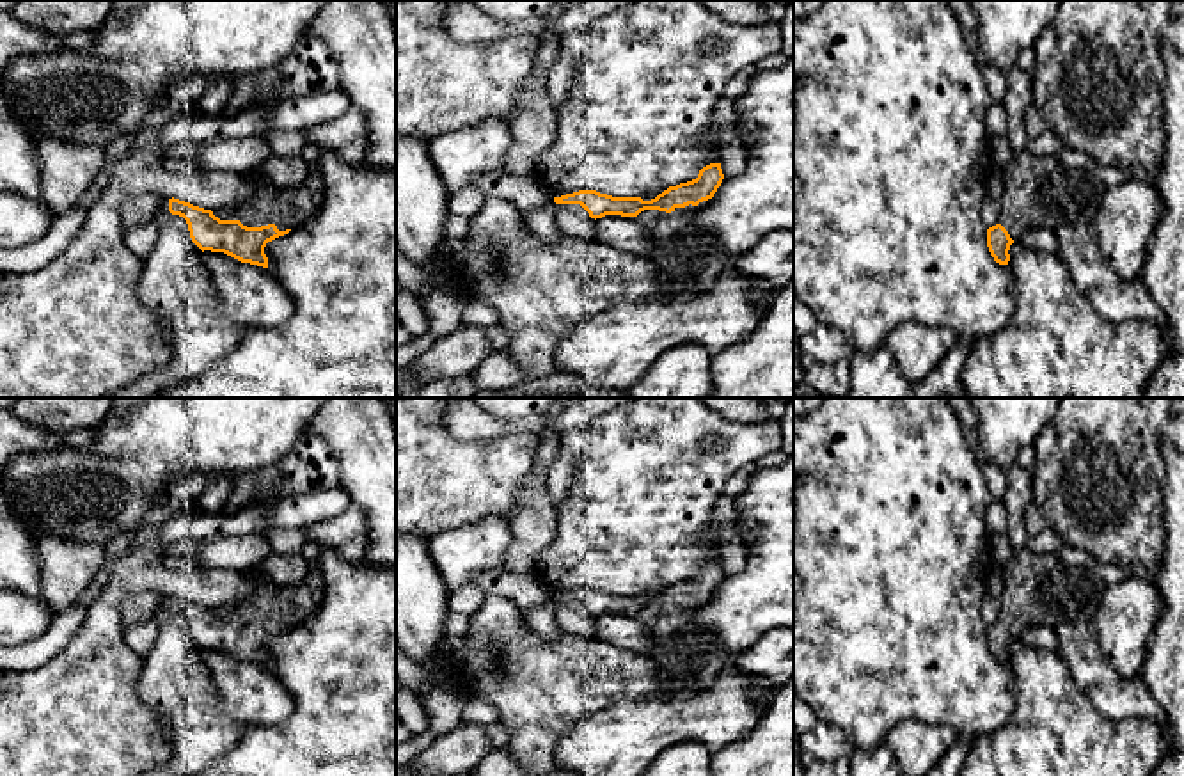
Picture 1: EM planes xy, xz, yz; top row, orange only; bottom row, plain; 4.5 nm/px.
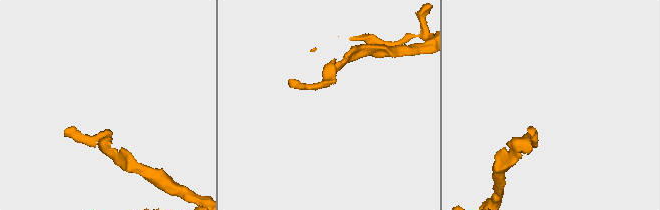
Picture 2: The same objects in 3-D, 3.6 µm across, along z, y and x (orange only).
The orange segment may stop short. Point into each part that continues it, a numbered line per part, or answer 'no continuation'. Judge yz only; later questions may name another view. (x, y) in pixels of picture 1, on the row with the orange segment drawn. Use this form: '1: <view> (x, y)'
1: yz (1039, 190)

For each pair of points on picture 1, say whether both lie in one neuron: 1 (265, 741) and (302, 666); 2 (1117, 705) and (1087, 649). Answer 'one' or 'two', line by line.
1: one
2: one

